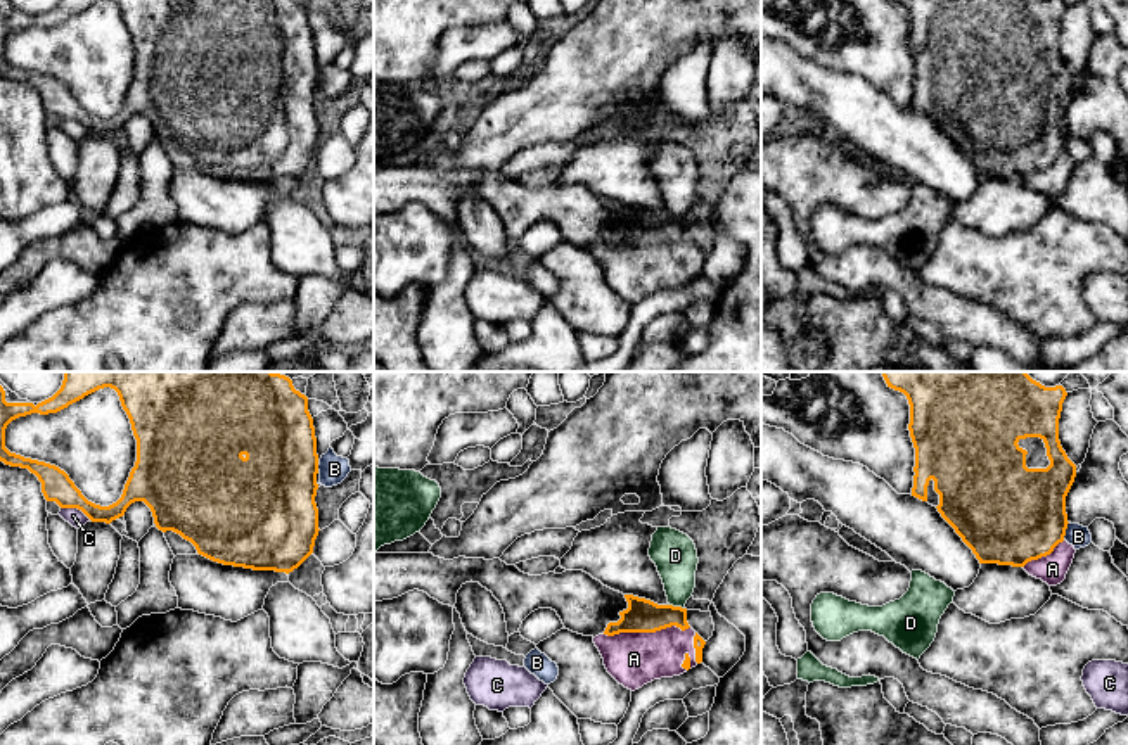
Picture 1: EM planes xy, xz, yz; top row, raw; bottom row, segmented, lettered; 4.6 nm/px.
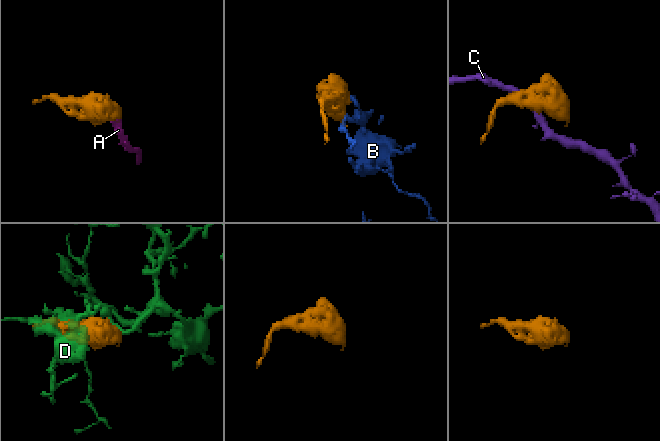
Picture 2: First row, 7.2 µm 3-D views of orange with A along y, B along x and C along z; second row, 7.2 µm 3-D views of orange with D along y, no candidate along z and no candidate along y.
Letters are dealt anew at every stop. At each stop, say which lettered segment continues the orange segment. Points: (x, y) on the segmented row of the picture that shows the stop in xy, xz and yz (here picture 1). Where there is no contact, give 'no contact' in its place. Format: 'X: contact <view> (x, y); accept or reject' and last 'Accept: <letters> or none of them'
A: contact xz (646, 631); accept
B: contact yz (1064, 531); reject
C: contact xy (76, 507); reject
D: contact xz (677, 607); reject
Accept: A

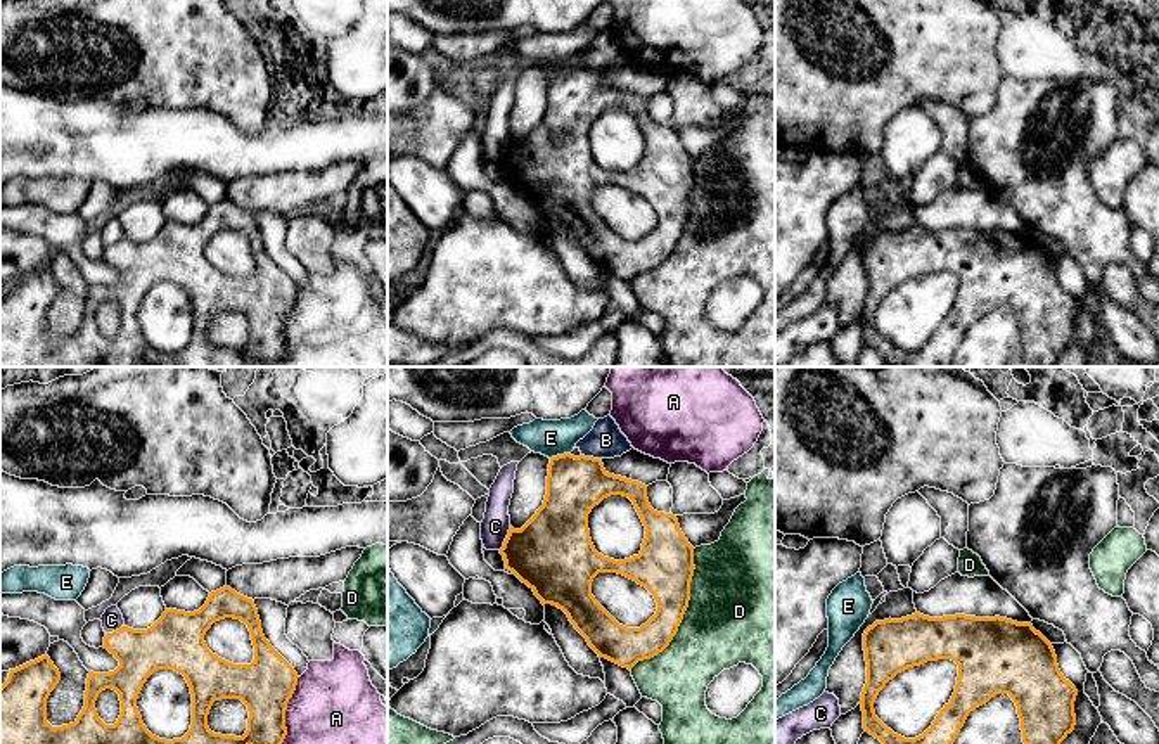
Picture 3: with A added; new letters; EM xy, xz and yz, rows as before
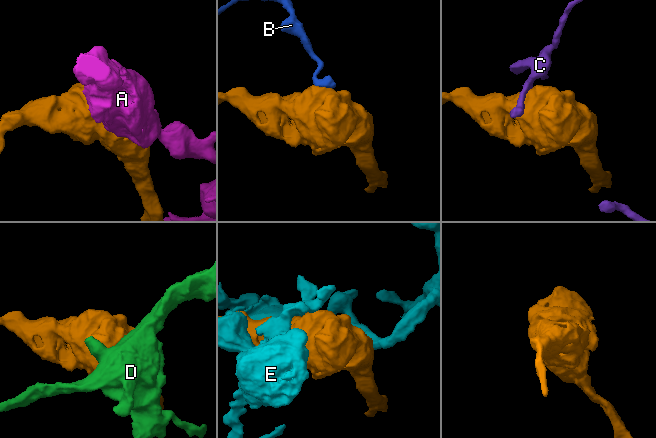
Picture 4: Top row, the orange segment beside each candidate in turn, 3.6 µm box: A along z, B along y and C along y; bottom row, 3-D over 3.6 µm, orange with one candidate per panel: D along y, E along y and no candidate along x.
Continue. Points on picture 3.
A: contact xy (286, 708); reject
B: contact xz (590, 457); reject
C: contact xz (505, 538); reject
D: contact xz (682, 616); reject
E: contact xz (559, 455); reject
Accept: none of them

